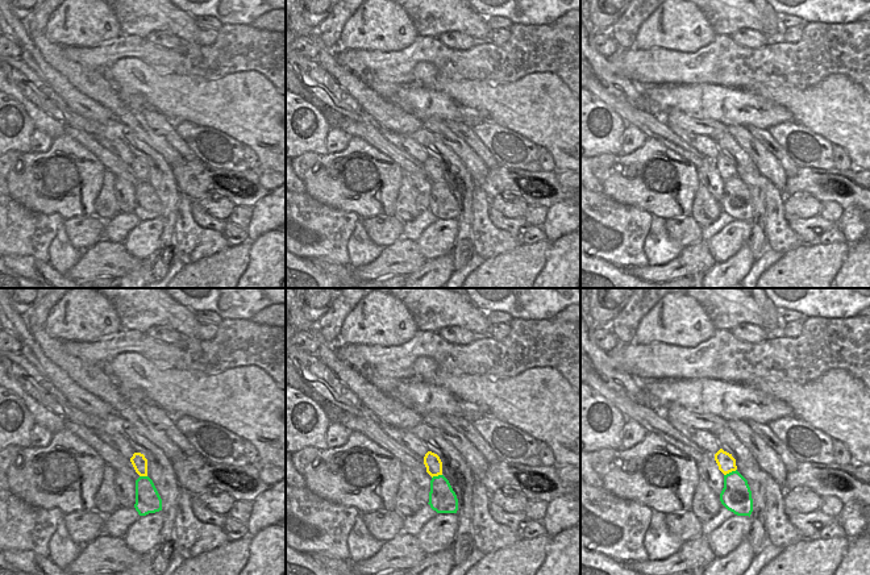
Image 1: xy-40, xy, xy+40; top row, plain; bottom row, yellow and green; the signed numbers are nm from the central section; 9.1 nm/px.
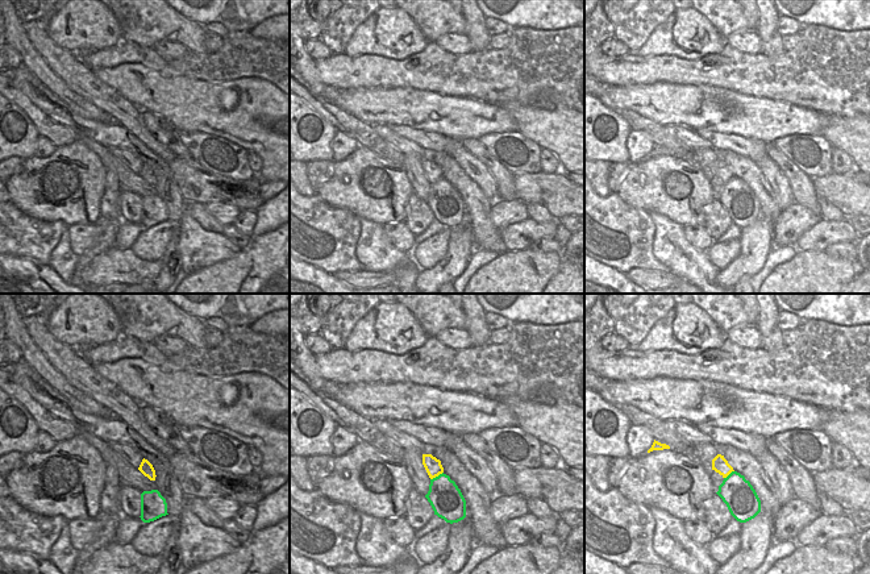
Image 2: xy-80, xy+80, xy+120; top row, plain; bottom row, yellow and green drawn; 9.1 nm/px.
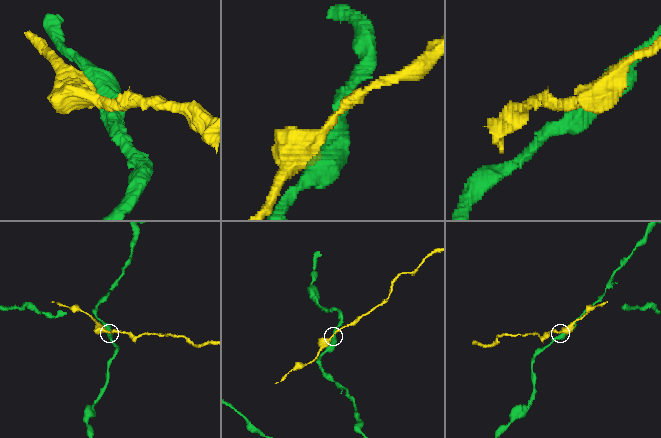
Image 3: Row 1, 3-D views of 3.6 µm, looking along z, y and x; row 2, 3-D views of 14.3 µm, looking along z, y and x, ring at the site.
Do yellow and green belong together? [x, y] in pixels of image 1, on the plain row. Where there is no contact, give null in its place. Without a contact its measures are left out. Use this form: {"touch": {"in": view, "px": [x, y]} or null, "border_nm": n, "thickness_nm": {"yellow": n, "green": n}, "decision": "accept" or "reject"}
{"touch": {"in": "xy+40", "px": [729, 176]}, "border_nm": 140, "thickness_nm": {"yellow": 170, "green": 280}, "decision": "reject"}

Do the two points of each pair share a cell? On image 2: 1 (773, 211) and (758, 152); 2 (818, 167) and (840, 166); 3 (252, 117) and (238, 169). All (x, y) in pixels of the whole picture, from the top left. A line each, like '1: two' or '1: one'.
1: two
2: two
3: two

